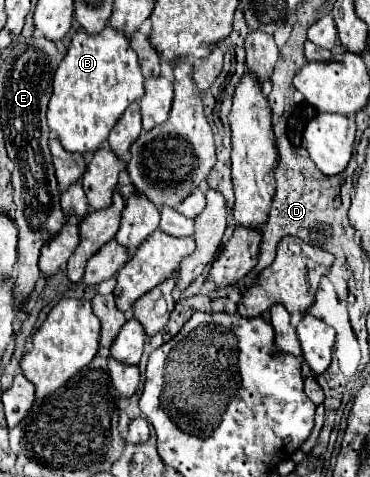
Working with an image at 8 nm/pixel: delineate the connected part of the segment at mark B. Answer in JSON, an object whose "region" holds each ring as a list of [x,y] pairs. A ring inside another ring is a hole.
{"region":[[[110,27],[98,35],[78,31],[52,81],[52,97],[48,103],[50,131],[68,153],[86,155],[98,151],[124,111],[144,97],[142,83],[144,77],[136,53],[124,33]]]}

